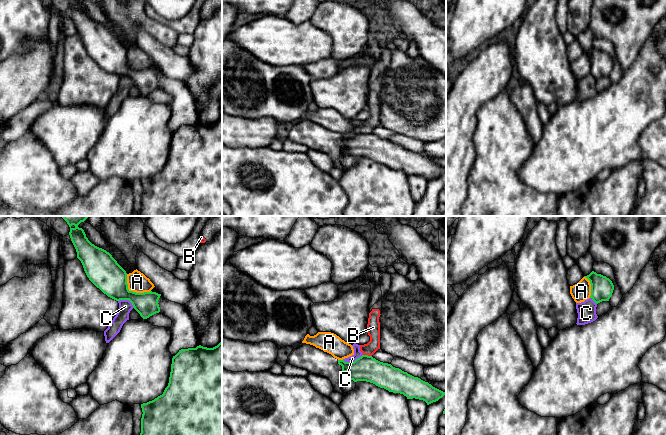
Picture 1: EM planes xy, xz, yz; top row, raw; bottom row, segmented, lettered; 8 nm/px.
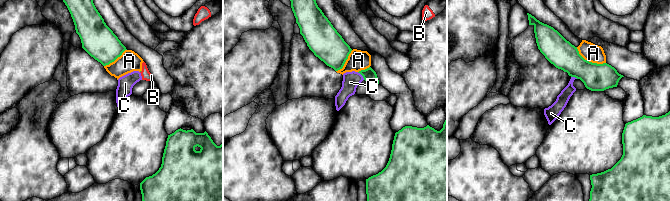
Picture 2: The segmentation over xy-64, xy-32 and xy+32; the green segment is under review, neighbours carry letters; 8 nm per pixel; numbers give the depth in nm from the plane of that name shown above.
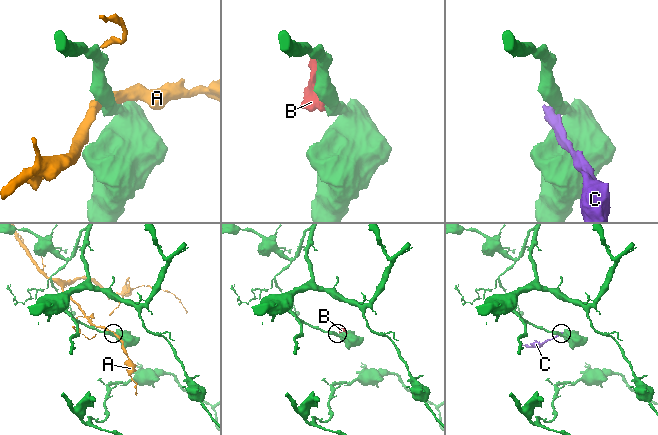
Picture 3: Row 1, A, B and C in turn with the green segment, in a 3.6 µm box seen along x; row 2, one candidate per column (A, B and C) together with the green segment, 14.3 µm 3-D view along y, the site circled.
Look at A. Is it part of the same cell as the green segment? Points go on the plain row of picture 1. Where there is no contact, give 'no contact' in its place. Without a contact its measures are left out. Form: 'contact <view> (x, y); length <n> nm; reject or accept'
contact xy (132, 67); length 240 nm; reject

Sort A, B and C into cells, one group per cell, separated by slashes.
A / B C

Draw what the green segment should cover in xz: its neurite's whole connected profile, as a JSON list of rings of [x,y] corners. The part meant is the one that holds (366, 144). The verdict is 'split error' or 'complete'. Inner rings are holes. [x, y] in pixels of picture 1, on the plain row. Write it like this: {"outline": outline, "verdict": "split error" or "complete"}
{"outline": [[[362,131],[354,138],[338,136],[338,140],[342,142],[342,148],[346,149],[345,155],[370,158],[389,168],[403,170],[407,175],[423,176],[427,181],[438,177],[446,170],[428,158],[391,140],[380,138],[372,132]]], "verdict": "complete"}

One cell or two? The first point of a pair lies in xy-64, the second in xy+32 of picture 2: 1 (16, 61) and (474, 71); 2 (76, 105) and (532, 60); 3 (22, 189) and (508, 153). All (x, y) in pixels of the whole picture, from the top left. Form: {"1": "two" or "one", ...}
{"1": "one", "2": "two", "3": "two"}

